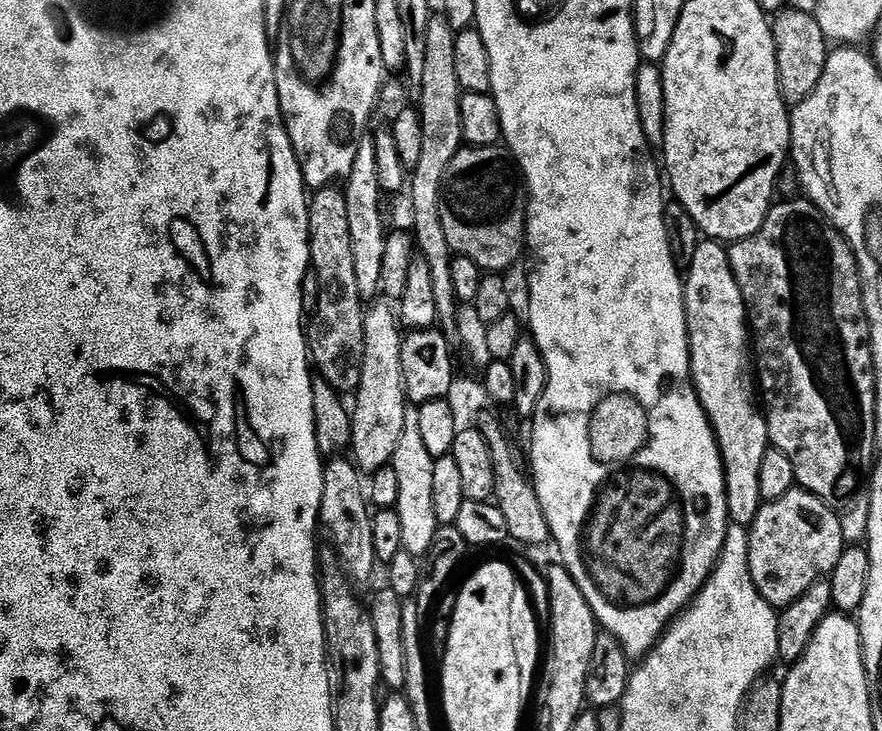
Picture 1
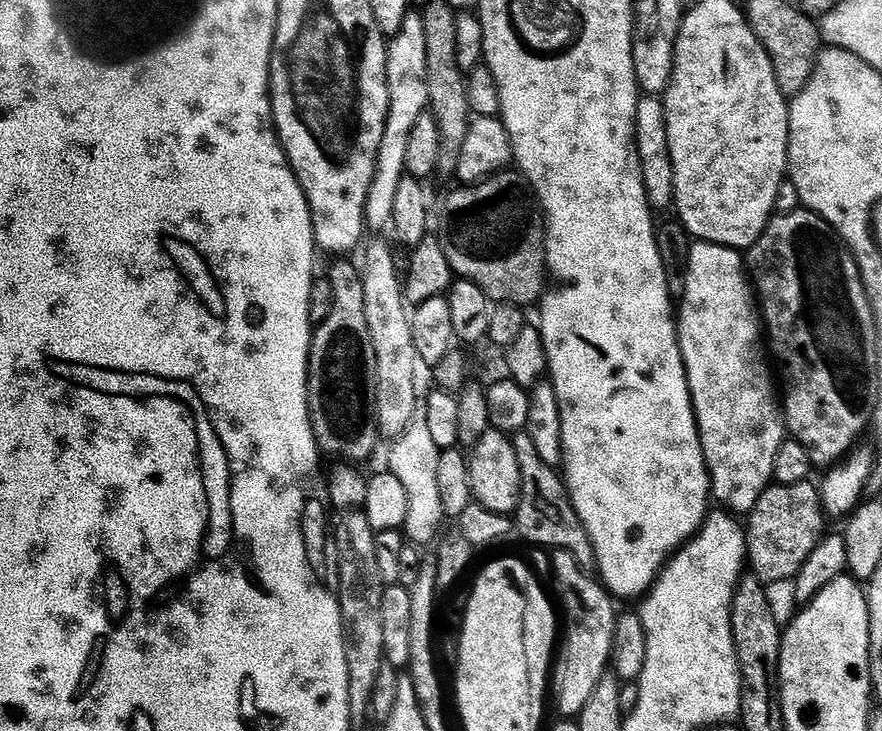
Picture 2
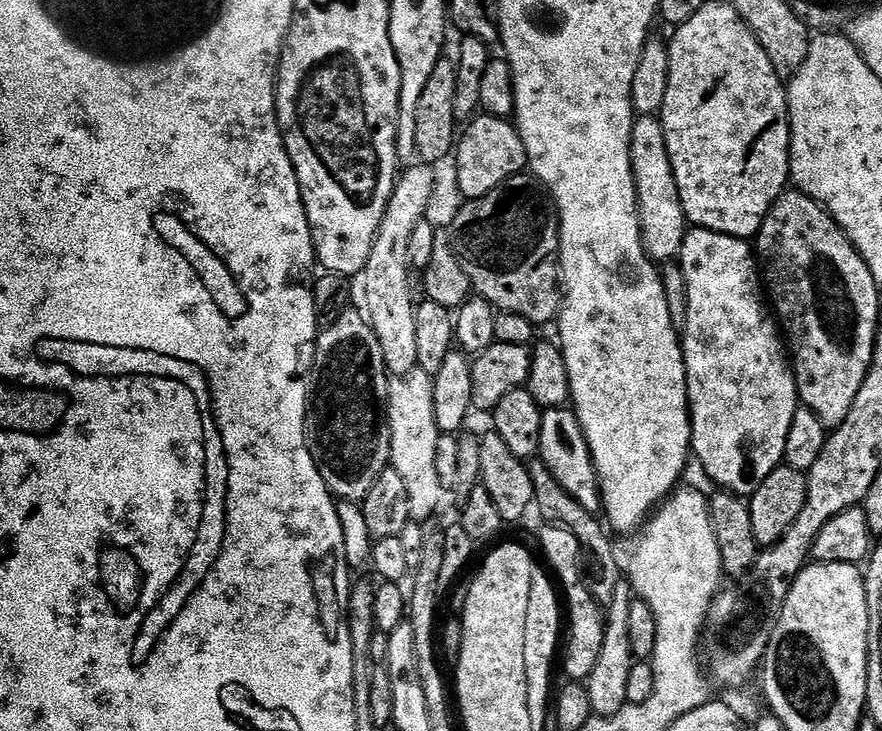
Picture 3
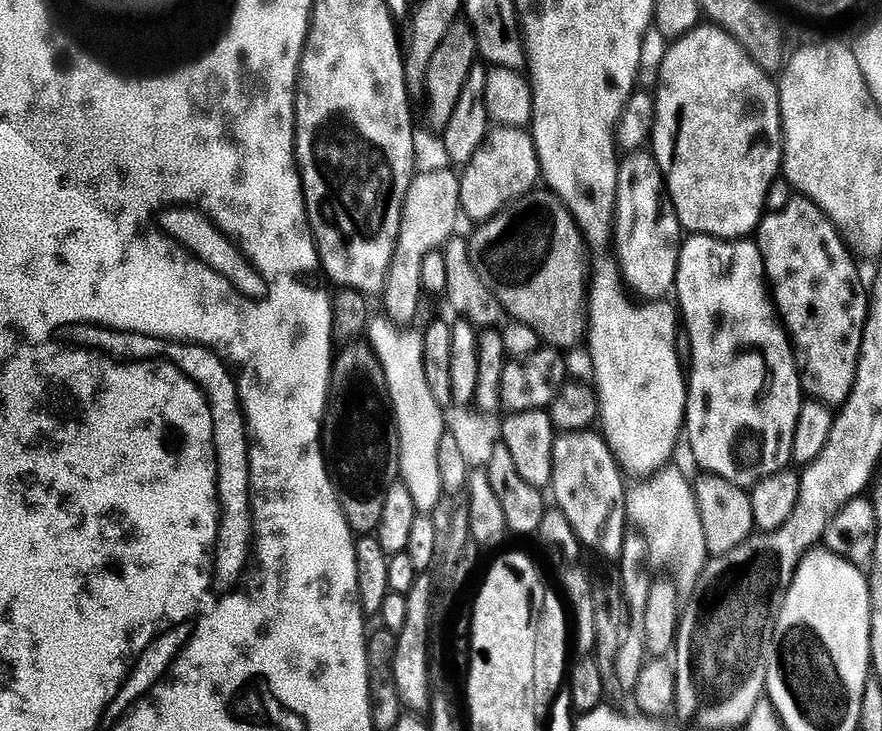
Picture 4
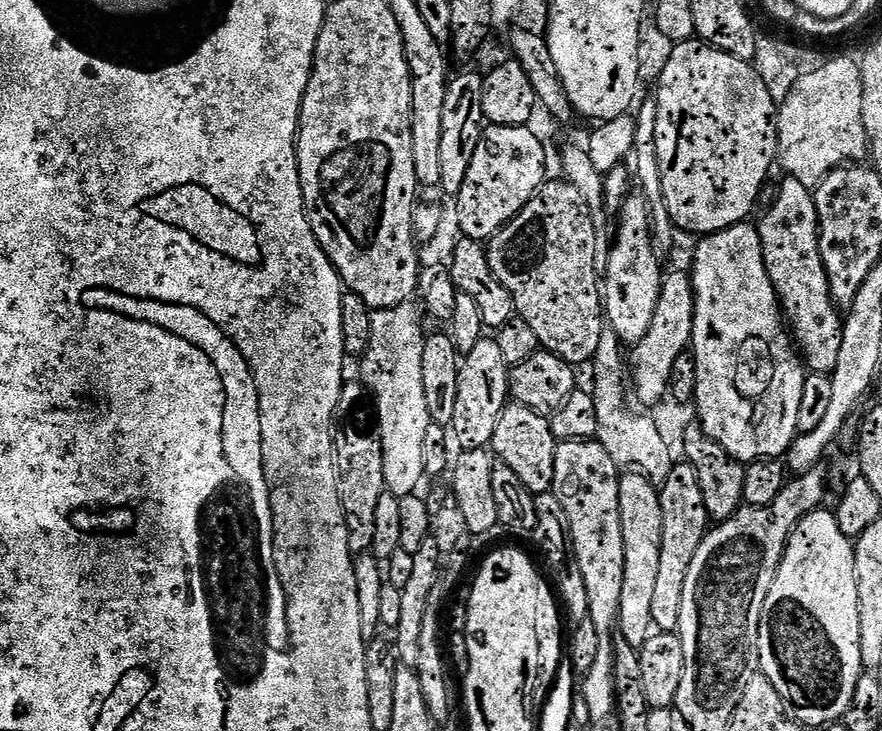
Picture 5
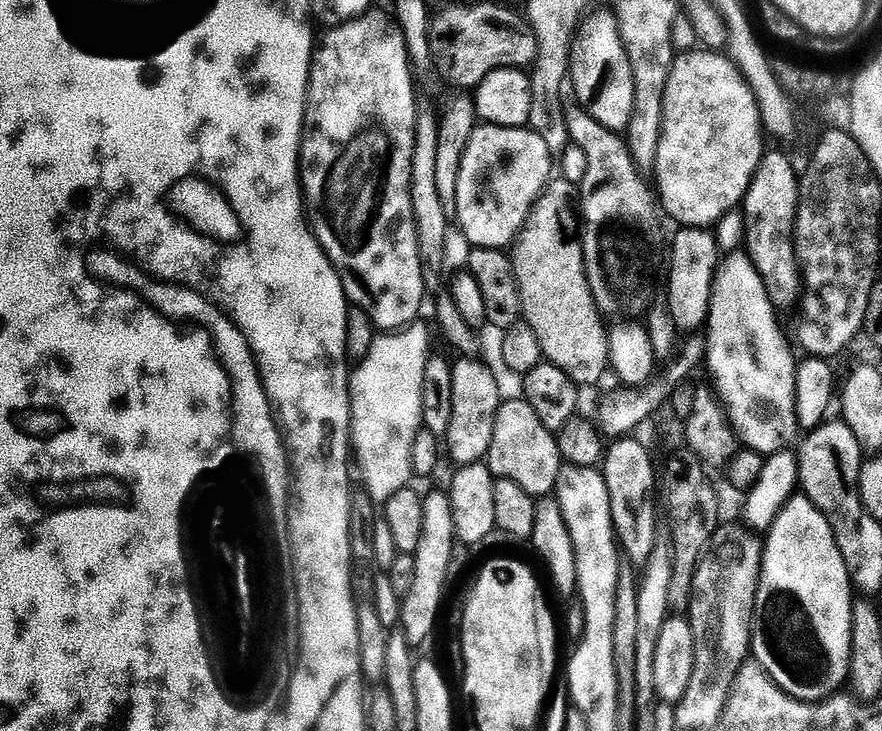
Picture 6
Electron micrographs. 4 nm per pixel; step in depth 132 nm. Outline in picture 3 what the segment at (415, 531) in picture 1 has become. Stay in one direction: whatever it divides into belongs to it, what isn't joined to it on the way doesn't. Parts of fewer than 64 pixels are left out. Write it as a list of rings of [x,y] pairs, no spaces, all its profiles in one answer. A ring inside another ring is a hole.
[[[413,371],[409,380],[395,381],[388,389],[388,425],[390,426],[390,466],[402,474],[406,494],[410,498],[413,521],[433,519],[446,492],[438,478],[438,438],[440,427],[434,418],[433,377],[427,372]]]

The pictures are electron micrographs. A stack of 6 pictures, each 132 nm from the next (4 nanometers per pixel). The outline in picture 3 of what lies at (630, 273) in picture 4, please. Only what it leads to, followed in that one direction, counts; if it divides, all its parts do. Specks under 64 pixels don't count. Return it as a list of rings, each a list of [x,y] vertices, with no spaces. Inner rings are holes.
[[[641,115],[633,123],[632,137],[630,138],[630,162],[636,183],[636,205],[640,211],[640,237],[644,243],[644,250],[653,262],[661,262],[660,260],[675,261],[680,255],[680,247],[684,241],[686,221],[678,194],[678,186],[674,178],[674,170],[670,166],[670,154],[666,150],[664,128],[655,115]]]

